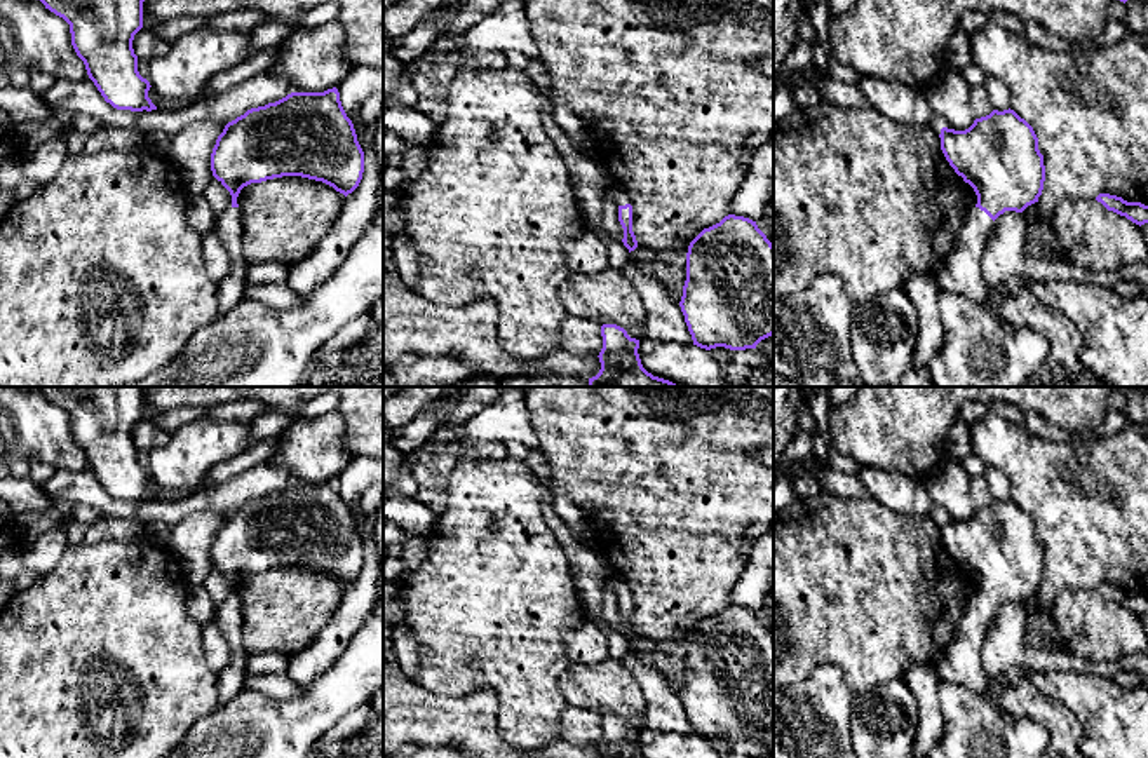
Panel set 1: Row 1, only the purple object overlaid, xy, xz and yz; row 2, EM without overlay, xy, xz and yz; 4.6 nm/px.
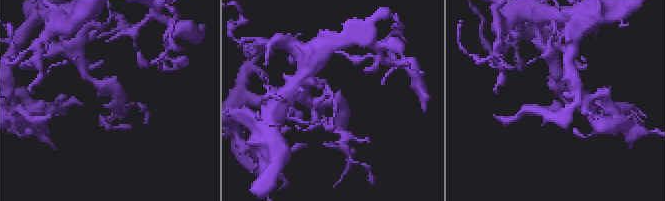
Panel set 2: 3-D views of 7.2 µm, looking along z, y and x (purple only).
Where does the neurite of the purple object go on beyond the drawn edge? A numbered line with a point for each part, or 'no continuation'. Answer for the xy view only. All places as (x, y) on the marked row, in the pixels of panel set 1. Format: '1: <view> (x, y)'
1: xy (229, 225)

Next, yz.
1: yz (960, 272)

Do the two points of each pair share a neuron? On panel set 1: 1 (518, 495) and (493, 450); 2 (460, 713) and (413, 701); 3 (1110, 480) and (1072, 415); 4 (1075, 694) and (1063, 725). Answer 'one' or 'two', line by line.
1: two
2: one
3: two
4: two

